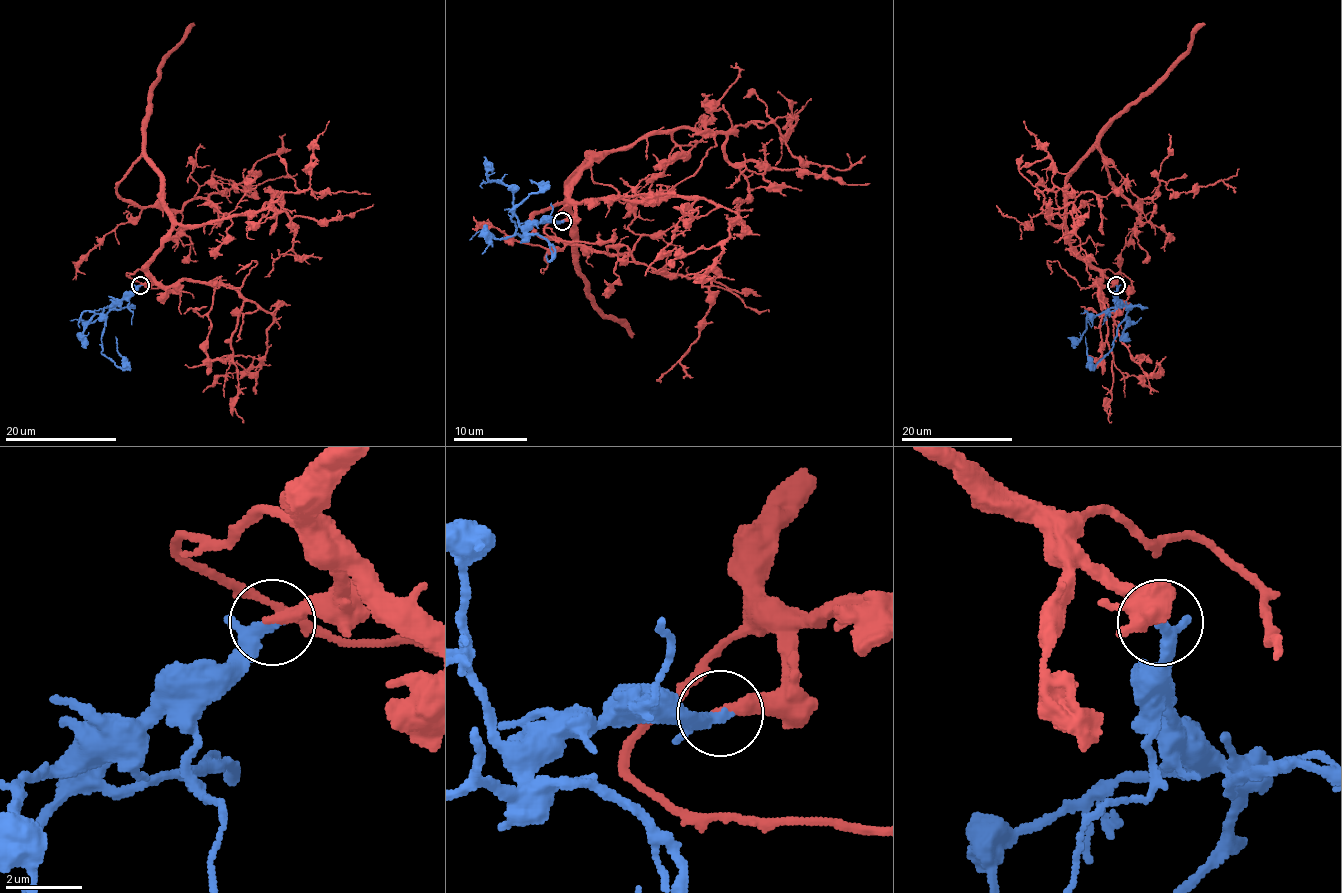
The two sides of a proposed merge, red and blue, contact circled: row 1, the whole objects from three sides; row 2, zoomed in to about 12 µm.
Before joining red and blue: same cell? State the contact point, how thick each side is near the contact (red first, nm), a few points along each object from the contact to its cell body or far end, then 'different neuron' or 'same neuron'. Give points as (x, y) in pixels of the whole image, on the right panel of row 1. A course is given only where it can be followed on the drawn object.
(1116, 285) | 340/280 nm | red via (1116, 285), (1069, 242), (1066, 176), (1091, 151), (1141, 210), (1162, 180), (1181, 193), (1239, 168) | blue via (1116, 285), (1117, 299), (1127, 308), (1124, 321), (1117, 328), (1113, 349), (1095, 367), (1087, 353), (1085, 336) | same neuron

